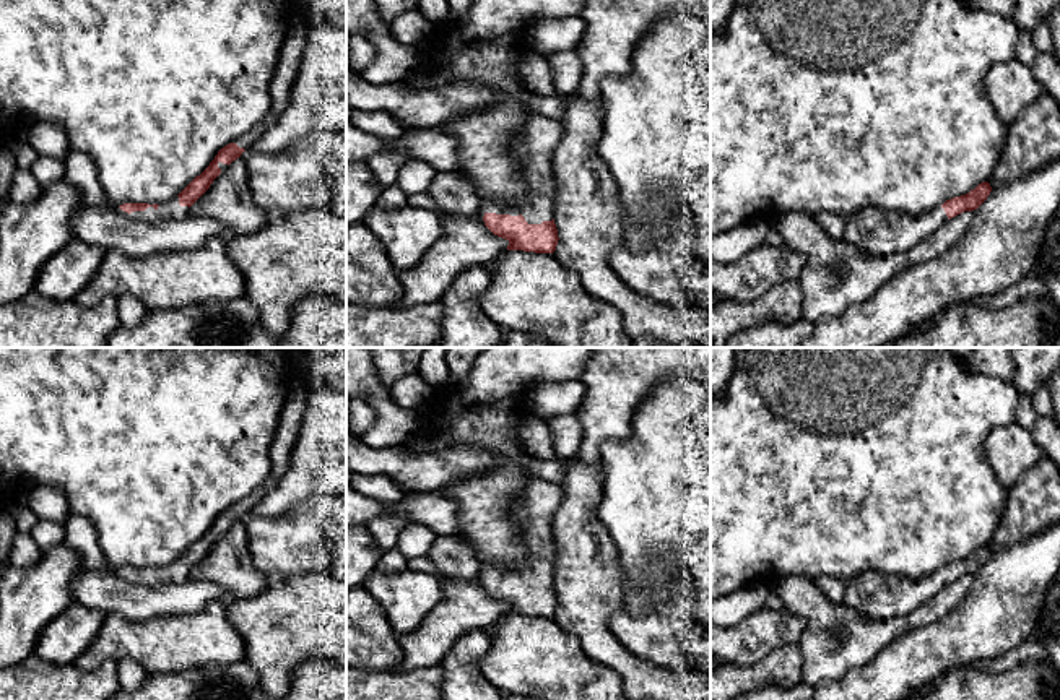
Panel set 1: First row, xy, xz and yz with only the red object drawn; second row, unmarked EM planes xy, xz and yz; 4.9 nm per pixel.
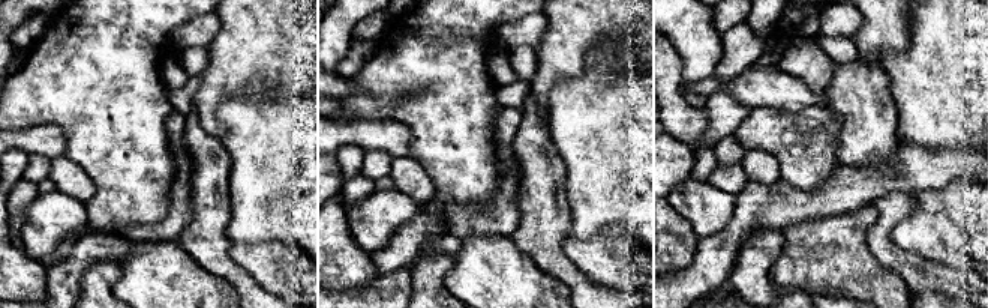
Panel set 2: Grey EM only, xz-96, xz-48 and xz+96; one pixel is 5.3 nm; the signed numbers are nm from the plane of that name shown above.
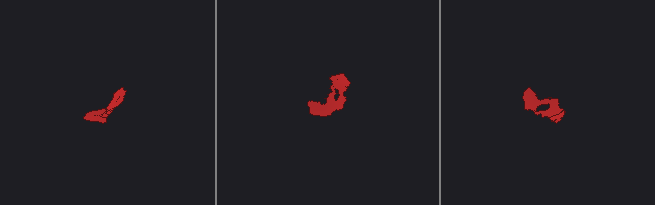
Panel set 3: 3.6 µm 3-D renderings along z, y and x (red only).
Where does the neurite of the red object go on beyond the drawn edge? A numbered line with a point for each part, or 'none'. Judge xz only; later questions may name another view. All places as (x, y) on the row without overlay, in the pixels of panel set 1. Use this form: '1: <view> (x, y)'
1: xz (534, 510)

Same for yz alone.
1: yz (878, 595)

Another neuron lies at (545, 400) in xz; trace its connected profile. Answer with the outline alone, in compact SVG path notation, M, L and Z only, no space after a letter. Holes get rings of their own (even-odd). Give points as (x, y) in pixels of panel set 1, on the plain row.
M580 380L540 382L527 395L528 414L545 421L554 416L574 416L585 396Z

